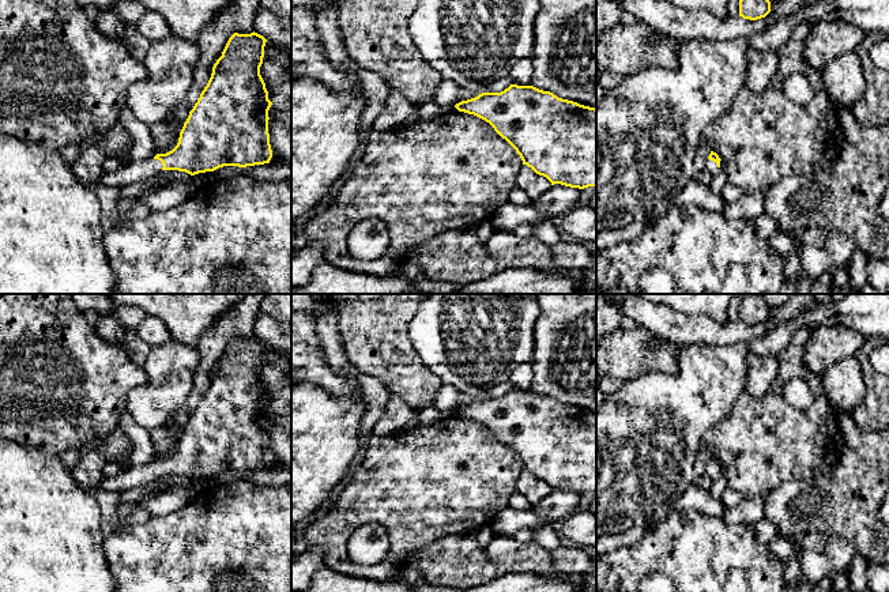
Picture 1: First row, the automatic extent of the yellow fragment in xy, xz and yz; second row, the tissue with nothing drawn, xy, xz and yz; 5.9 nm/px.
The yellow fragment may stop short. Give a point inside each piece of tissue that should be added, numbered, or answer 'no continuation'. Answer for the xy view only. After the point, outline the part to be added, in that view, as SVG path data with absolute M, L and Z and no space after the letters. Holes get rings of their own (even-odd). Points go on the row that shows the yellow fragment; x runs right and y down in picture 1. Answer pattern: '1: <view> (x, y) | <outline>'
1: xy (136, 170) | M154 158L131 161L117 171L103 171L97 185L102 185L103 188L123 188L157 176L162 171L162 167L162 162Z

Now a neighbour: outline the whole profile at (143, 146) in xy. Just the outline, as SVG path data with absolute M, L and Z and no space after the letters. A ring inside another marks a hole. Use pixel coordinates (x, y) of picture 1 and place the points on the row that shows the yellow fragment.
M124 105L118 122L125 127L132 137L129 150L131 161L144 161L154 158L158 154L158 147L151 135L150 127L133 116L133 113Z

